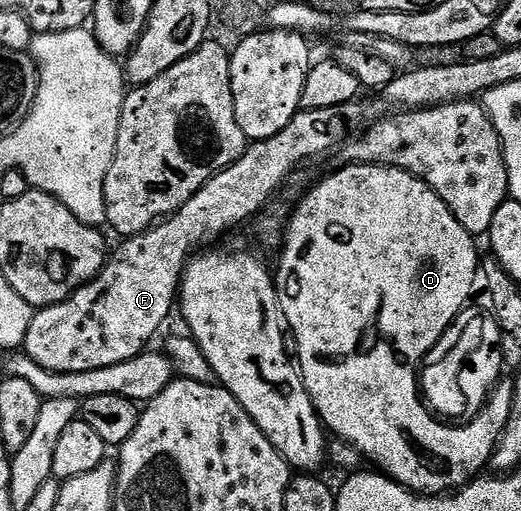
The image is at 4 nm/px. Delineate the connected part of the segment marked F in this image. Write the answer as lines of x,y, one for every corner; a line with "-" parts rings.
361,103
299,110
295,118
291,118
291,122
283,126
283,130
279,130
279,134
266,140
252,141
235,163
216,172
196,194
183,202
183,206
179,206
179,210
175,210
138,236
122,239
121,249
114,256
112,253
108,257
105,267
94,280
78,288
63,302
34,311
33,321
23,345
24,355
52,372
82,372
99,370
103,366
115,366
146,351
150,347
149,339
160,330
161,323
169,316
169,311
172,308
174,311
181,277
185,274
185,265
189,263
191,253
202,246
214,245
211,243
220,236
227,235
236,224
249,219
252,221
262,211
260,208
288,182
289,175
300,164
305,164
316,156
325,156
332,148
340,149
350,139
349,120
353,124
362,123
361,125
372,121
372,106

